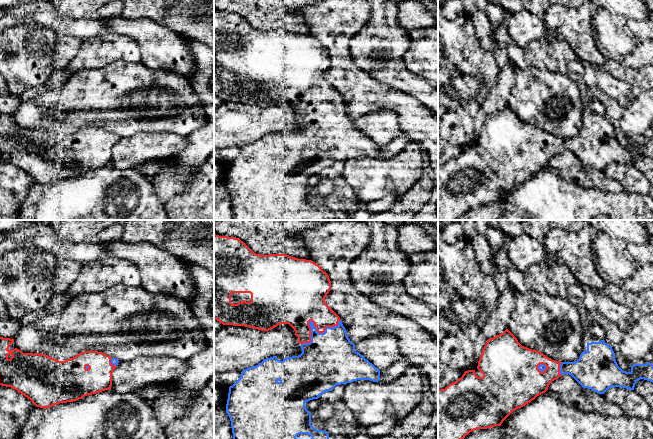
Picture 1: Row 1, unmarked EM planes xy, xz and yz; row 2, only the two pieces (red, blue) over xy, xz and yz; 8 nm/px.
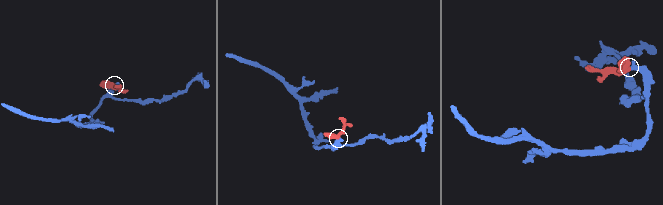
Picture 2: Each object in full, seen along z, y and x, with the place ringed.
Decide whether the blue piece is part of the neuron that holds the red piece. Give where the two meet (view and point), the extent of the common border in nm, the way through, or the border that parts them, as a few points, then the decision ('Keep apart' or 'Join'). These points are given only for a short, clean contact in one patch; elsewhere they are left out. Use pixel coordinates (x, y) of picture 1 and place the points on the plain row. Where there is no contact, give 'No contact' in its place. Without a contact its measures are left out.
Touches red at xz (314, 100). Shared border 380 nm. Join

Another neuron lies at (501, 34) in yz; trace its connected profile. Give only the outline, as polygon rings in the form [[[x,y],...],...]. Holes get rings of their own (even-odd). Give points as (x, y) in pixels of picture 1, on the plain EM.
[[[507,12],[505,17],[498,28],[493,28],[493,36],[494,38],[503,44],[514,44],[513,40],[510,38],[508,33],[508,27],[510,22],[511,13]]]

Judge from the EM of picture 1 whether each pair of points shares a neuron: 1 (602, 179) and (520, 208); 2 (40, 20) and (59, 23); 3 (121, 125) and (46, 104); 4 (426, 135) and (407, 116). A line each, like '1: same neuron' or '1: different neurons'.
1: different neurons
2: same neuron
3: same neuron
4: same neuron

